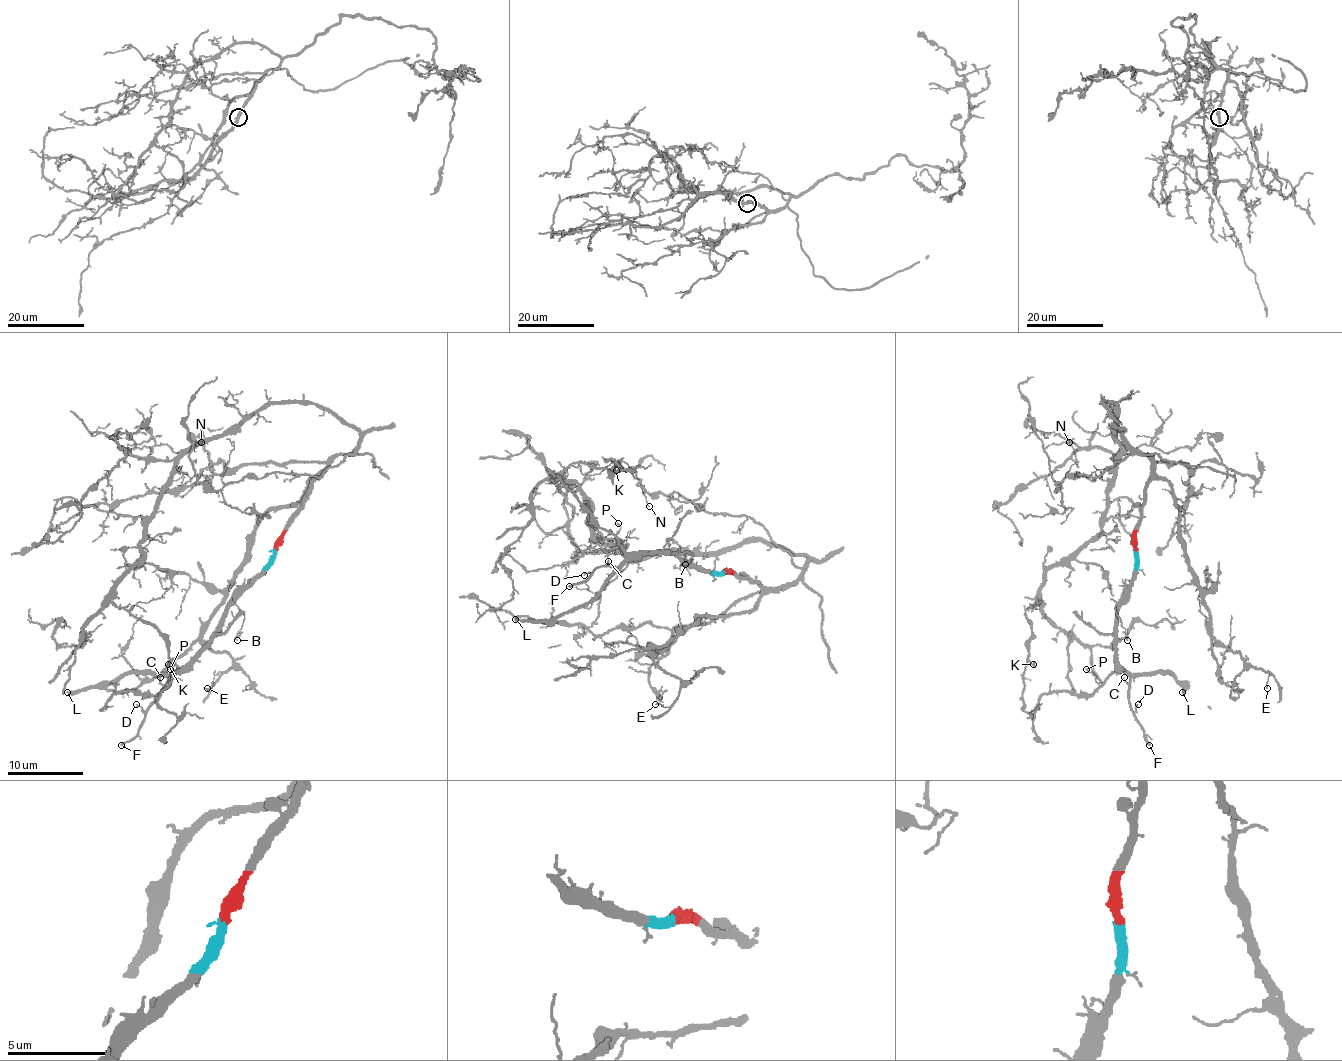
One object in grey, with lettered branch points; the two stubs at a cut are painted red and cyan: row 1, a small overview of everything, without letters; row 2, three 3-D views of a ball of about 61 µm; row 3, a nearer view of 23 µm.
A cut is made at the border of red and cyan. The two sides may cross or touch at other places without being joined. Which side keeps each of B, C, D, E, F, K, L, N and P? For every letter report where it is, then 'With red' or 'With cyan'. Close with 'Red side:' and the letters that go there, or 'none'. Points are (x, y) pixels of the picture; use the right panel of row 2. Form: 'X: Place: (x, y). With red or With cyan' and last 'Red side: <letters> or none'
B: Place: (1127, 640). With cyan
C: Place: (1124, 677). With cyan
D: Place: (1138, 704). With cyan
E: Place: (1267, 688). With red
F: Place: (1149, 745). With cyan
K: Place: (1033, 664). With red
L: Place: (1182, 692). With cyan
N: Place: (1069, 442). With red
P: Place: (1086, 669). With cyan
Red side: E, K, N

